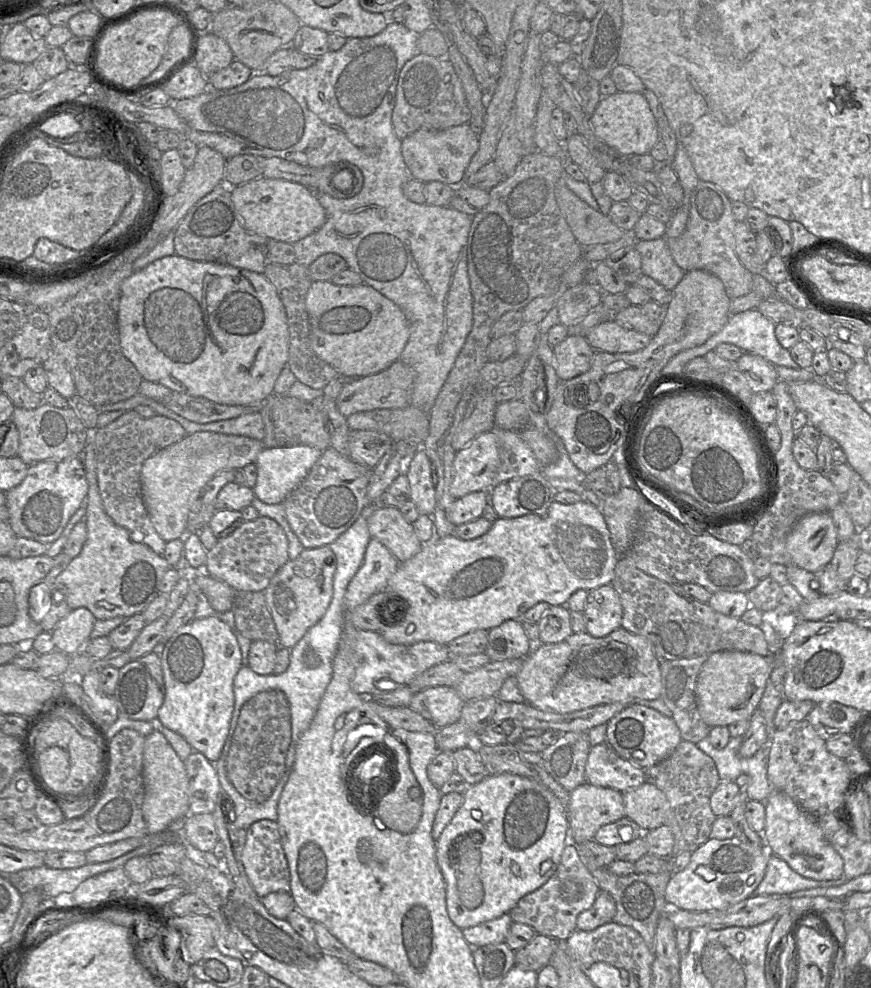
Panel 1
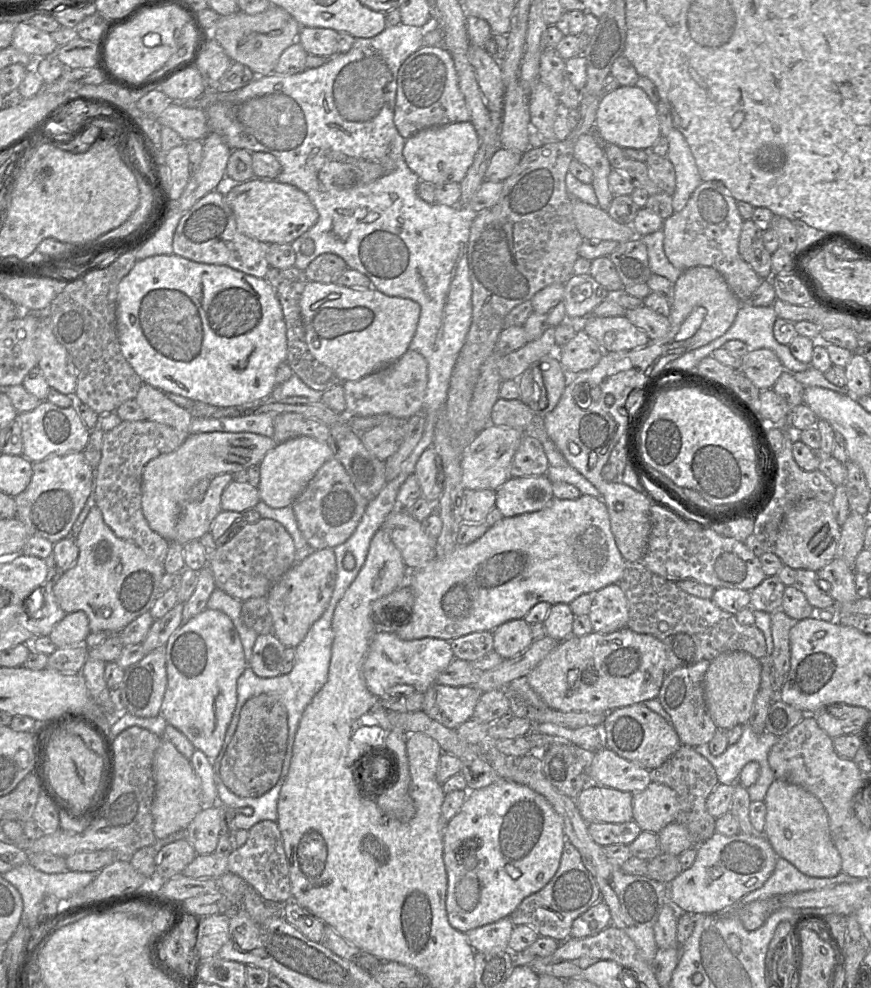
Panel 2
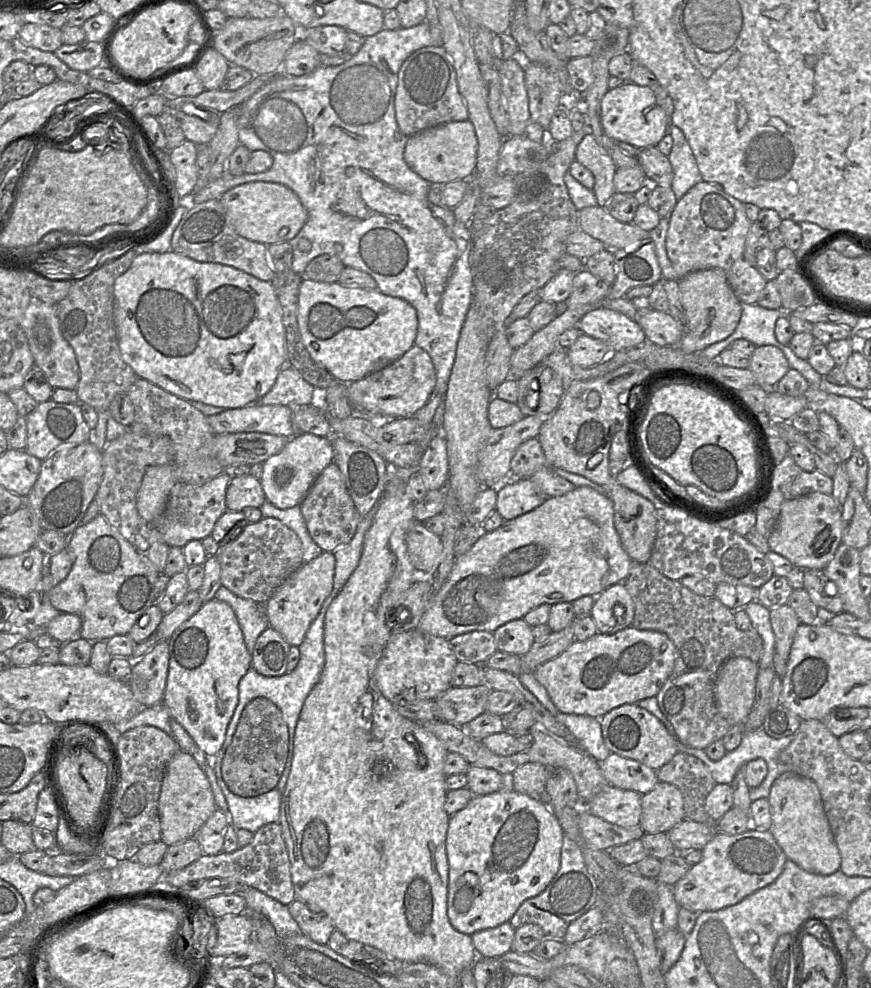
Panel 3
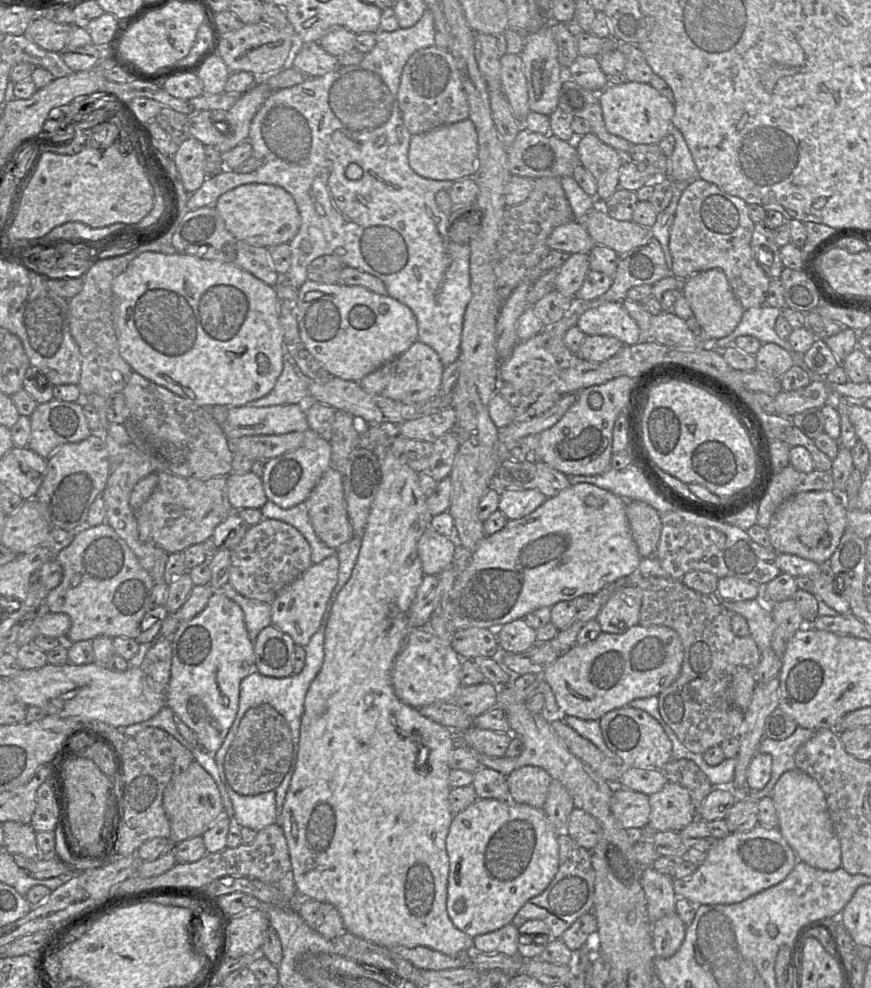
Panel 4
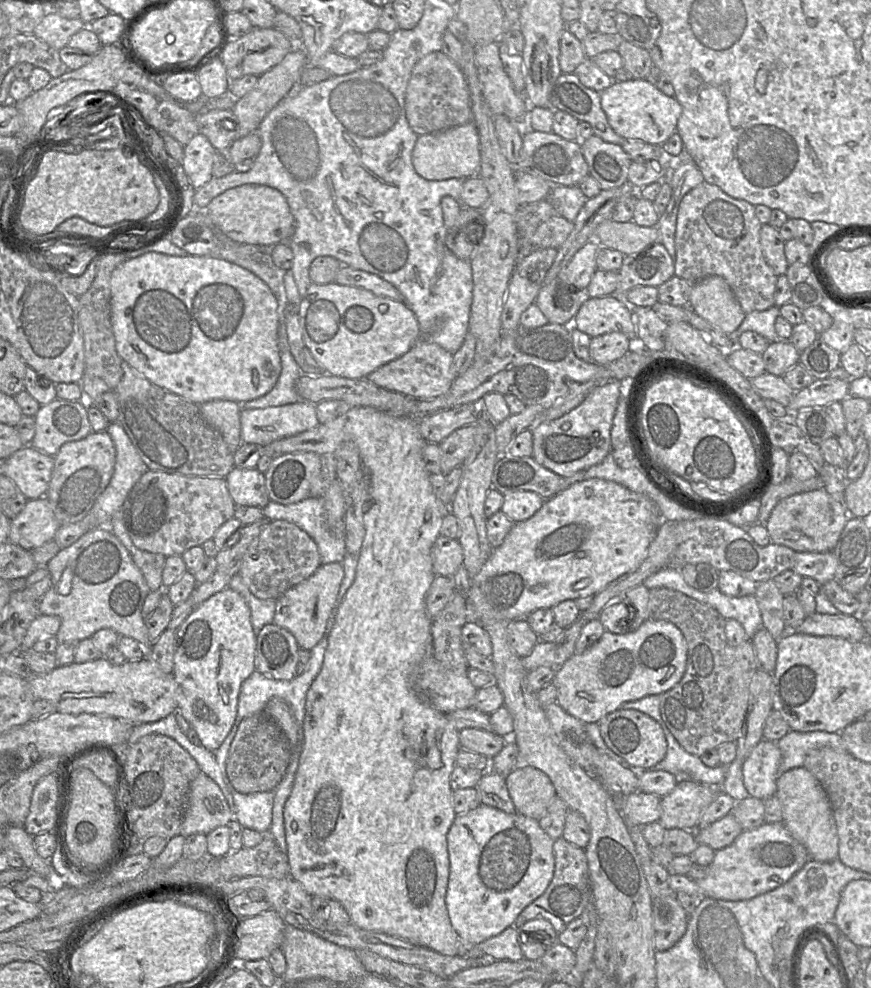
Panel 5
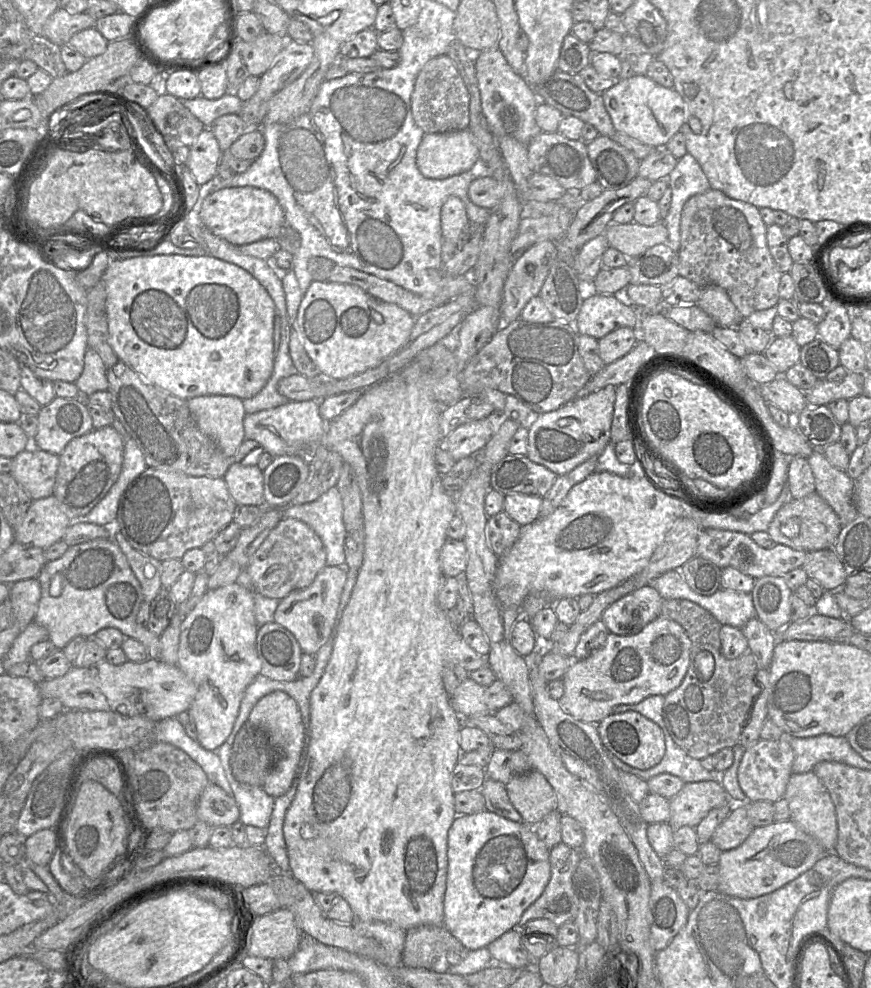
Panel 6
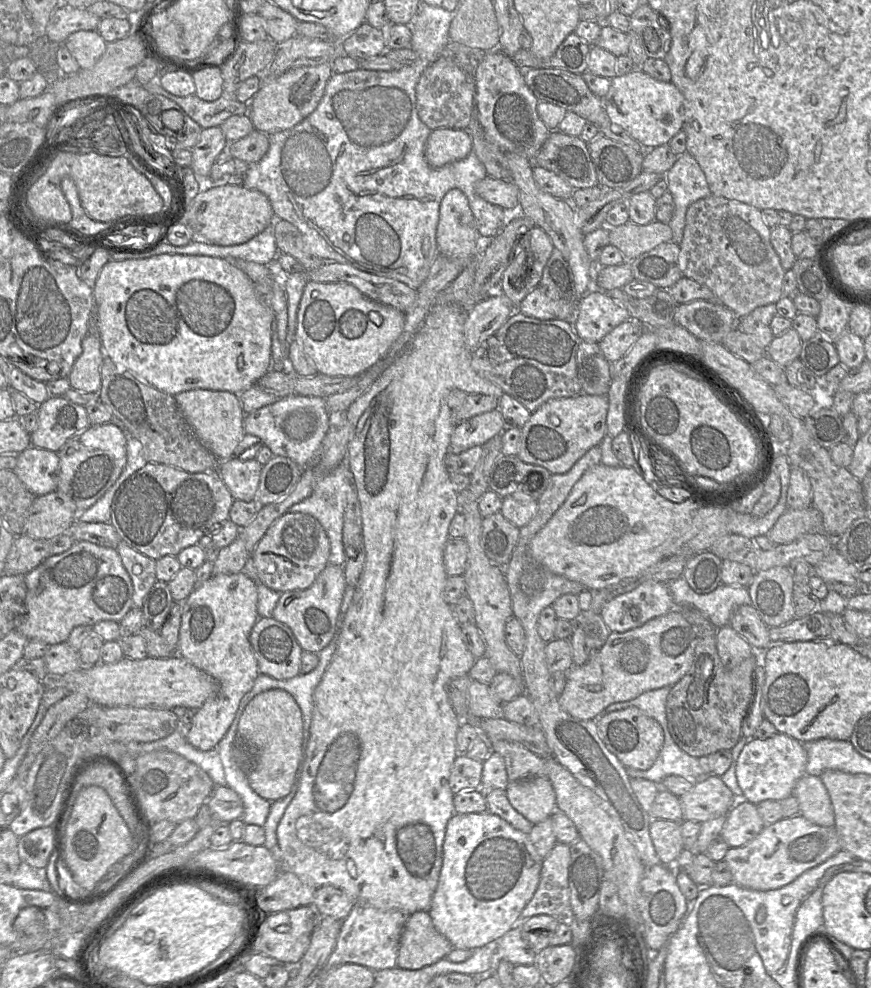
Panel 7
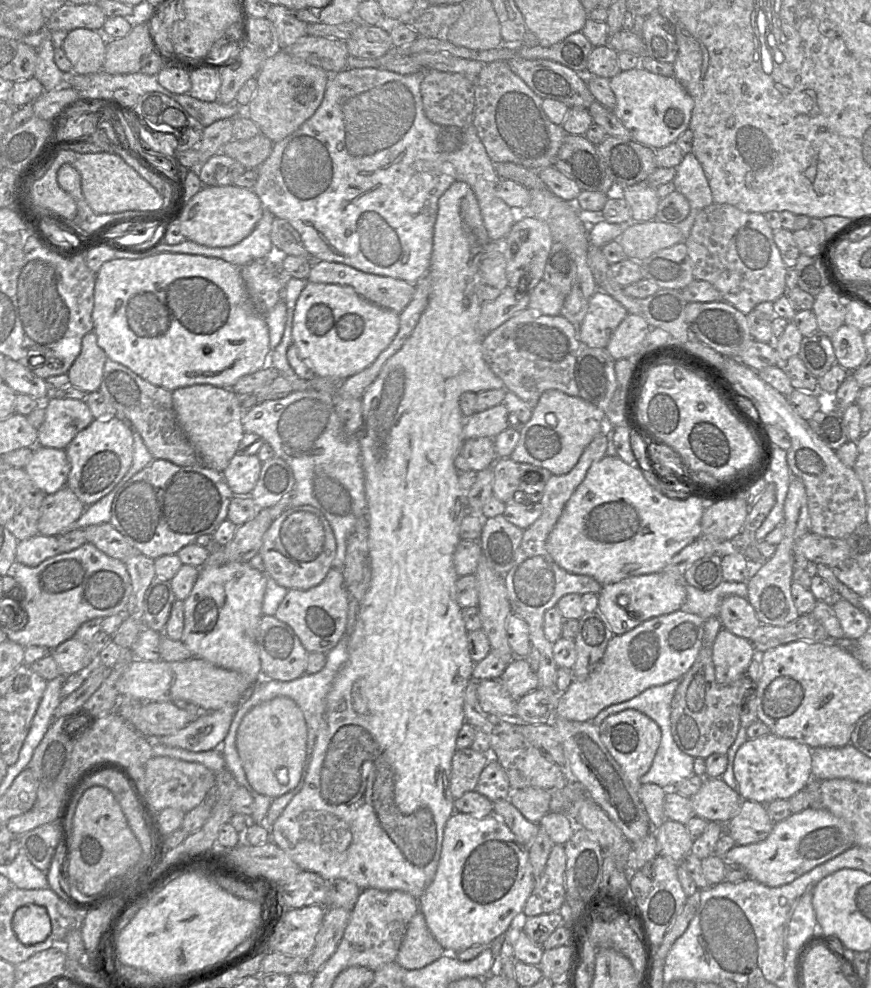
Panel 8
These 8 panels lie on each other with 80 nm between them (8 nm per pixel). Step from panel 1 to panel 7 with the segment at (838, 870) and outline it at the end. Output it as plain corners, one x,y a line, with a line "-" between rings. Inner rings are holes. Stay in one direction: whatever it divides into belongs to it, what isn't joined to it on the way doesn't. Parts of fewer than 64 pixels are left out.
819,776
801,777
795,784
792,795
799,802
800,815
809,822
825,827
835,826
831,798

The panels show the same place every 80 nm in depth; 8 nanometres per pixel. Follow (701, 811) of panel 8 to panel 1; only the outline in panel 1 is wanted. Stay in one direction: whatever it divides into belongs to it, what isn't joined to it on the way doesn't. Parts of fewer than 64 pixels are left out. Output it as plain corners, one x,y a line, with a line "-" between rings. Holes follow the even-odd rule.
644,782
623,793
625,817
642,828
643,832
665,825
669,802
662,790

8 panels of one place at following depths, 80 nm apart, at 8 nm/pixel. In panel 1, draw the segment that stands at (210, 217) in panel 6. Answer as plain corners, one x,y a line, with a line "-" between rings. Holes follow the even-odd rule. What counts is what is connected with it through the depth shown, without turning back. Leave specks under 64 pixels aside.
259,177
234,187
231,200
248,231
268,239
295,243
323,226
326,213
306,186
284,179

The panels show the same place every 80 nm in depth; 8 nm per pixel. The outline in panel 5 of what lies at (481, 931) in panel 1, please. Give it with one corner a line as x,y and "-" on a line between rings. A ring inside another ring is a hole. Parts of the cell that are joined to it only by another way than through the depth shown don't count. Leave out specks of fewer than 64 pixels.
513,926
473,947
478,947
484,956
494,961
519,961
524,958
520,948
518,929

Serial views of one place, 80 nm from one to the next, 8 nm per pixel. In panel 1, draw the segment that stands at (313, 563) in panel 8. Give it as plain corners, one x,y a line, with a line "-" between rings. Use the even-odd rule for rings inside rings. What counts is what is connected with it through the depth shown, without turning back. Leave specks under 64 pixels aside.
259,516
253,521
243,522
228,537
218,539
206,554
204,571
235,591
264,592
272,577
288,561
285,532
273,519

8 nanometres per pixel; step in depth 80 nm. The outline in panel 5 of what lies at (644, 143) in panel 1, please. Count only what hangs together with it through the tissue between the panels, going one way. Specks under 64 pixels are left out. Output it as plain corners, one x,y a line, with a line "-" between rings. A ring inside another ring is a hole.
630,79
616,82
600,92
601,106
612,129
621,137
663,145
677,132
682,107
675,97
661,92
647,79

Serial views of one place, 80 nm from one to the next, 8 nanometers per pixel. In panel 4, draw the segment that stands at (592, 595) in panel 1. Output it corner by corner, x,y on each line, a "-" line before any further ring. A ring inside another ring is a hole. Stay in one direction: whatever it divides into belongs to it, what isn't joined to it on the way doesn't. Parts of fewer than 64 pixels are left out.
626,585
618,590
596,617
602,631
622,634
639,624
642,591
636,585

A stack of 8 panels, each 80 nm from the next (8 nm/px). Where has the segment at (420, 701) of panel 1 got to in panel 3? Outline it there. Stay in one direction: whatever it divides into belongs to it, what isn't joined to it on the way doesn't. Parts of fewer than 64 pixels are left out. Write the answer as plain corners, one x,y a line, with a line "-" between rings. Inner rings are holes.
486,683
474,687
451,686
434,700
437,718
464,727
486,711
490,692

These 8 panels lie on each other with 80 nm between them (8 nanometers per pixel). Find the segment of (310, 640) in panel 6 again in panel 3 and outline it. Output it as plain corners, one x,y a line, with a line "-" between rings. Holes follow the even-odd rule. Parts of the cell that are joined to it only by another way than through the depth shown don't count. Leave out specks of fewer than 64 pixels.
323,551
319,556
303,563
272,594
265,603
265,614
269,626
280,633
291,646
299,646
318,616
323,602
333,589
335,556

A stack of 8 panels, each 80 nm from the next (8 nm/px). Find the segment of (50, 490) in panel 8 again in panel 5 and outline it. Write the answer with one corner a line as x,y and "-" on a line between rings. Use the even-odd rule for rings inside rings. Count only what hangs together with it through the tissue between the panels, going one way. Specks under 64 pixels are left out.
25,445
5,460
4,475
15,483
28,500
37,499
46,494
53,467
54,457
40,452
31,445

